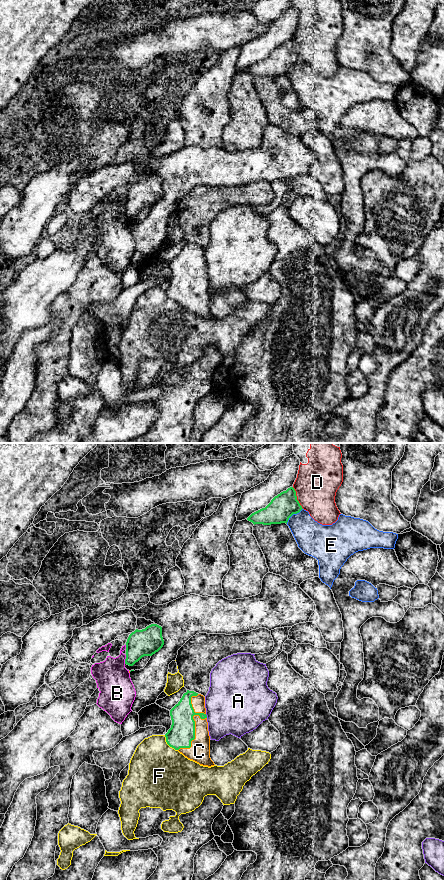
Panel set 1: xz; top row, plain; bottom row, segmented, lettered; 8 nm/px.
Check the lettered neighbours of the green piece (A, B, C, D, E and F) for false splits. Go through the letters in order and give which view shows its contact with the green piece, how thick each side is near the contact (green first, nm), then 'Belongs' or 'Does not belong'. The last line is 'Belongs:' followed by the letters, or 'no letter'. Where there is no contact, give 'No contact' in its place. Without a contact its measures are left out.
A: Touches green in xz. Thickness 200 nm (green) against 460 nm. Does not belong
B: Touches green in xz. Thickness 220 nm (green) against 280 nm. Does not belong
C: Touches green in xz. Thickness 200 nm (green) against 160 nm. Belongs
D: Touches green in xz. Thickness 200 nm (green) against 340 nm. Does not belong
E: Touches green in xz. Thickness 200 nm (green) against 260 nm. Does not belong
F: Touches green in xz. Thickness 200 nm (green) against 480 nm. Does not belong
Belongs: C

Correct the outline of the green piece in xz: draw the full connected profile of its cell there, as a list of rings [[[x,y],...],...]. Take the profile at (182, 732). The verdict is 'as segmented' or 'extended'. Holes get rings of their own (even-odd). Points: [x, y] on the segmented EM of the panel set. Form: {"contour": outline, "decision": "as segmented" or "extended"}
{"contour": [[[187,690],[170,710],[170,716],[172,725],[165,734],[167,744],[200,765],[214,766],[210,758],[205,697]]], "decision": "extended"}

